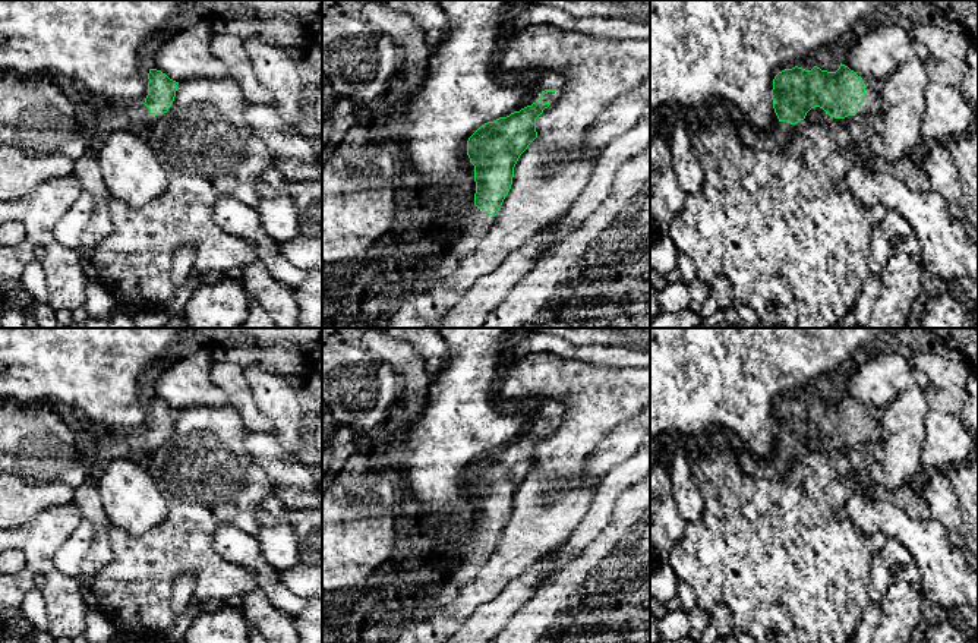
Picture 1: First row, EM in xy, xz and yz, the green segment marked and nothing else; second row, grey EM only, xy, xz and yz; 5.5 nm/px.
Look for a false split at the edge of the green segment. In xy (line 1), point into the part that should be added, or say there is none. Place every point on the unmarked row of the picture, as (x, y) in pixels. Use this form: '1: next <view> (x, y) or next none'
1: next none

